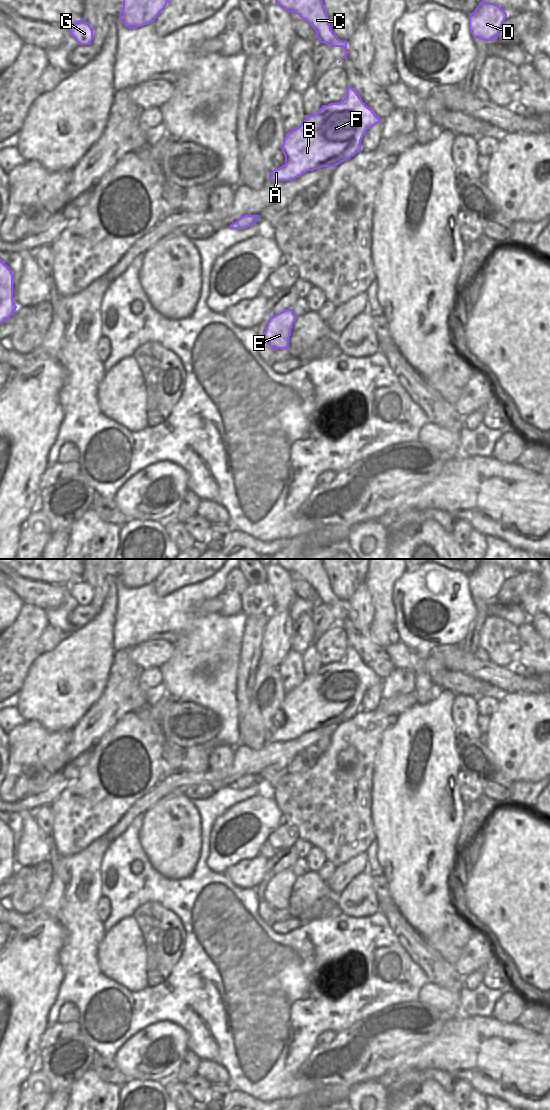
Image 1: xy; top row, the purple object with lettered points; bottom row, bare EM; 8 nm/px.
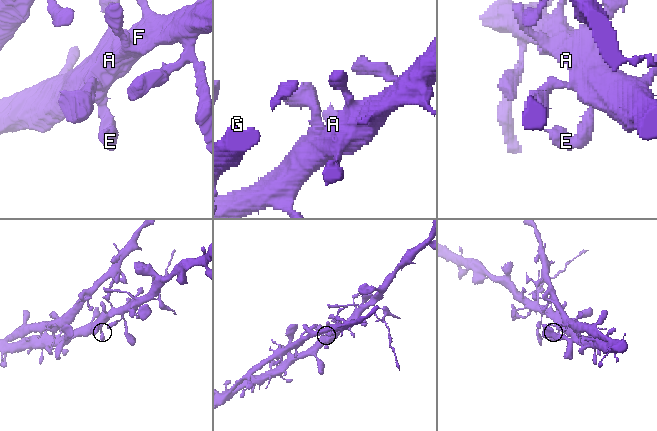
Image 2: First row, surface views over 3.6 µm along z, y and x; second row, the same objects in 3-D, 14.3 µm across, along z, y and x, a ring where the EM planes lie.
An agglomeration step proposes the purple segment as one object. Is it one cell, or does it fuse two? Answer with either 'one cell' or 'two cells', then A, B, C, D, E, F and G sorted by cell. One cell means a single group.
one cell; A B C D E F G

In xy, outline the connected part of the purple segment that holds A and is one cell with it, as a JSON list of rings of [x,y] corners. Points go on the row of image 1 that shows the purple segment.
[[[347,86],[342,101],[323,105],[314,115],[305,115],[305,120],[286,134],[281,146],[285,164],[269,174],[269,181],[292,181],[308,171],[322,167],[335,168],[361,151],[363,136],[378,123],[381,123],[379,117],[352,87]]]

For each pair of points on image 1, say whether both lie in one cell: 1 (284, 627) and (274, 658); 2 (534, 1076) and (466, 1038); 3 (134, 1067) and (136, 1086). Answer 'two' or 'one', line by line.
1: one
2: one
3: two

